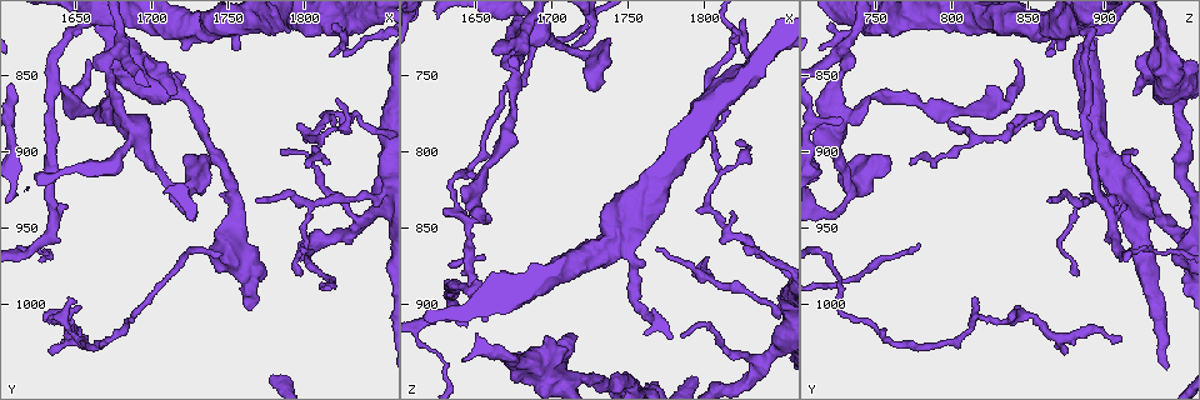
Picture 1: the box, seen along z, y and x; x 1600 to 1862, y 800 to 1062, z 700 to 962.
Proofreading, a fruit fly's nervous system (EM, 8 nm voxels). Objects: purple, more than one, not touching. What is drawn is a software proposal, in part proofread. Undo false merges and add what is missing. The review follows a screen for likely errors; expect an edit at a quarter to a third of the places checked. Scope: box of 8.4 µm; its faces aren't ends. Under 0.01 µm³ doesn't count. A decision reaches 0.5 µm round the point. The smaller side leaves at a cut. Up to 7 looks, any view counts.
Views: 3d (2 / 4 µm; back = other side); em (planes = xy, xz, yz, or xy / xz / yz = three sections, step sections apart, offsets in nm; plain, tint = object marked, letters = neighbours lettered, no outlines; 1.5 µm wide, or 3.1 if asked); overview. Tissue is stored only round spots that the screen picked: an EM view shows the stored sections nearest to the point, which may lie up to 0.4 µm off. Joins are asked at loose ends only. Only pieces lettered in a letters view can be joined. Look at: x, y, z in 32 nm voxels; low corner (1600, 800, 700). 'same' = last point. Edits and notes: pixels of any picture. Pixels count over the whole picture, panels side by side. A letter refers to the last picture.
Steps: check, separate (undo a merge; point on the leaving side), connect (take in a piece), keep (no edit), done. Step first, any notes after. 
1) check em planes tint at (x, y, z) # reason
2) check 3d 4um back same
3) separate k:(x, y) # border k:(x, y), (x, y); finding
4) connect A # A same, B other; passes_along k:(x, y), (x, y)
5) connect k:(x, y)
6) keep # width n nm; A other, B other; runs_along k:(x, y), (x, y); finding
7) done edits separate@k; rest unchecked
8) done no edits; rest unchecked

check 3d 2um at (1678, 834, 726) # sharp bend

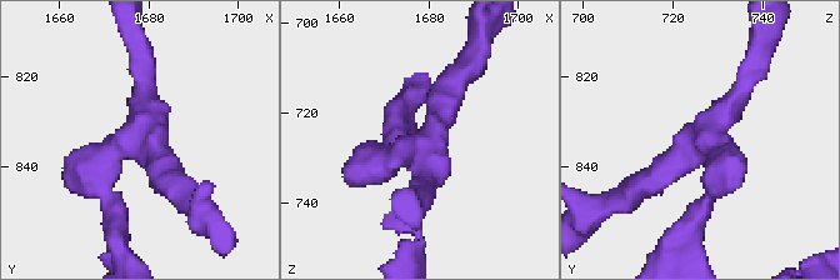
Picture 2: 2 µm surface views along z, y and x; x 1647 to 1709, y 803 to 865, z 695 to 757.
check em planes letters at (1678, 833, 728) # arms 3; arm_widths 180, 190, 220 nm; now the EM

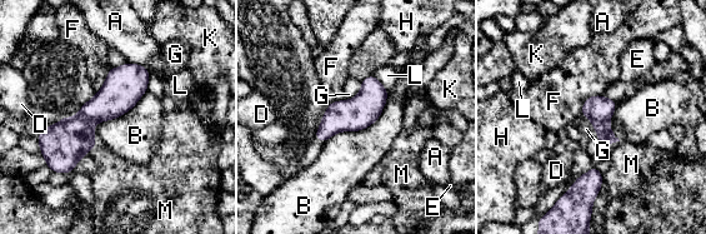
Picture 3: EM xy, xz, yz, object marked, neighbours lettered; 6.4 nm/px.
separate 3:(115, 98) # width 180 nm; A other, B other, D other, E other, F other, G other, H other, K other, L other, M other; border 3:(78, 114), (93, 125); two cells meet here

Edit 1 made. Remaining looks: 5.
check 3d 4um at (1634, 1008, 820) # abrupt turn

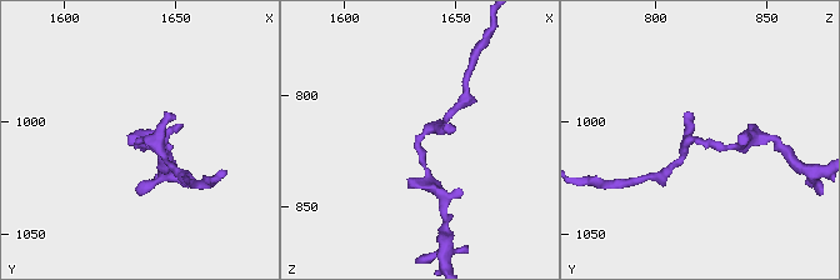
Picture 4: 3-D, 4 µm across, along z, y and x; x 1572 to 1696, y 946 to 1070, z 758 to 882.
check em planes letters at (1633, 1010, 819)

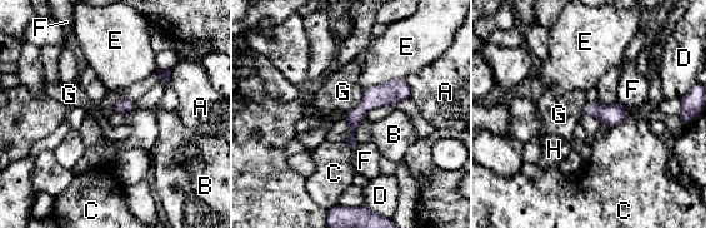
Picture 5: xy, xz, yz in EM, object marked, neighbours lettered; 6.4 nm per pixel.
keep # width 90 nm; A other, B other, C other, D other, E other, F other, G other, H other; runs_along 5:(407, 92), (375, 97), (354, 118), (354, 145); all the same cell

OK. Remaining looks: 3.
done edits separate@3; rest unchecked

